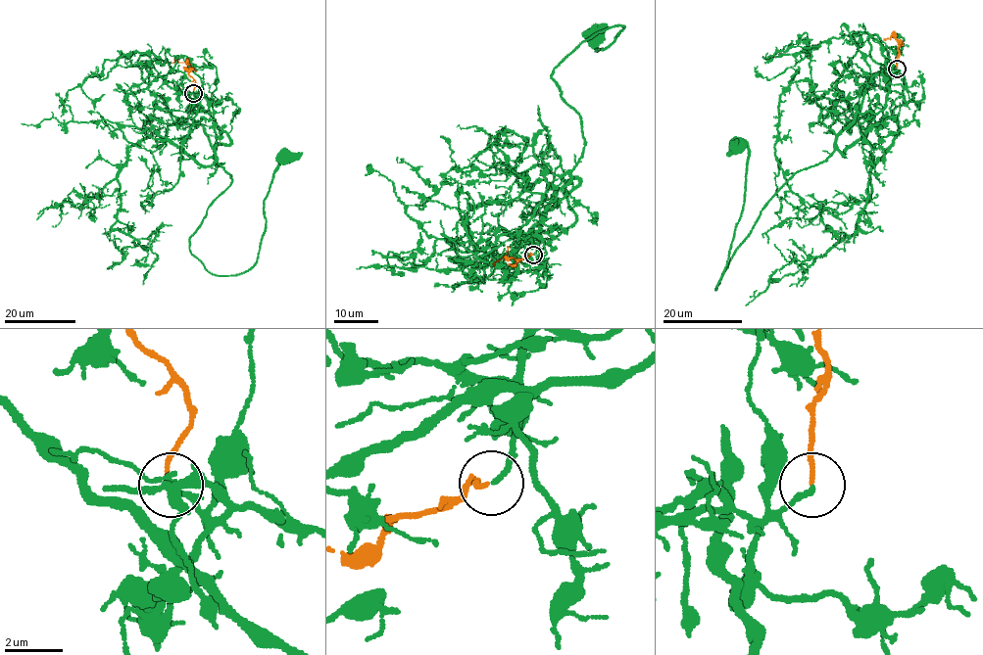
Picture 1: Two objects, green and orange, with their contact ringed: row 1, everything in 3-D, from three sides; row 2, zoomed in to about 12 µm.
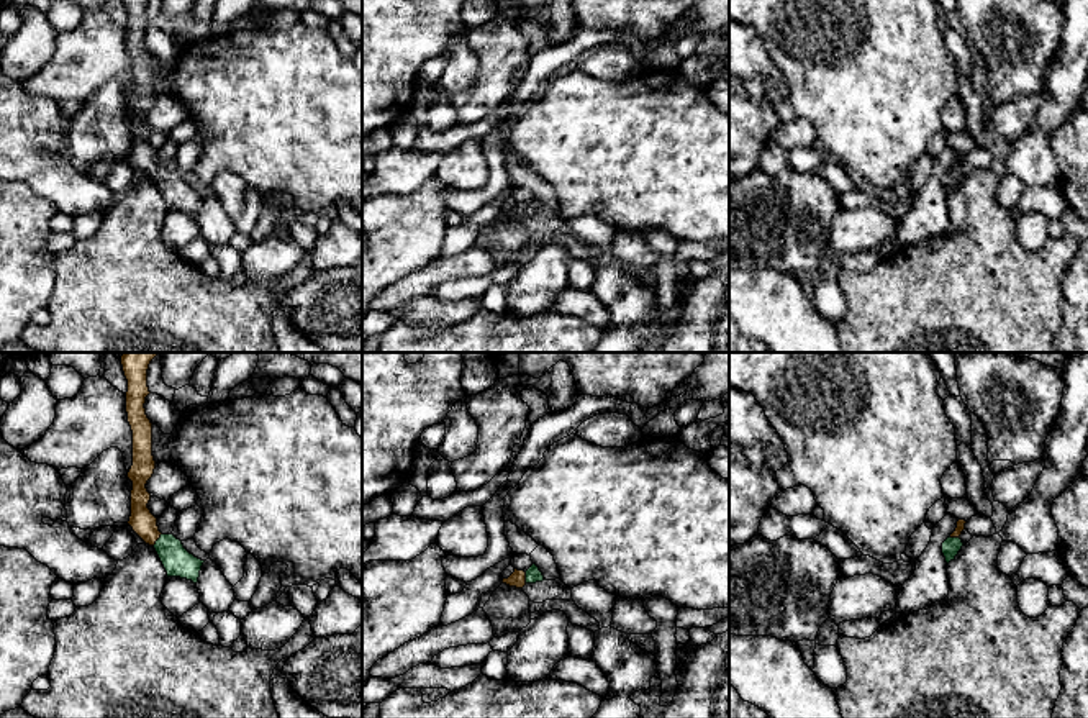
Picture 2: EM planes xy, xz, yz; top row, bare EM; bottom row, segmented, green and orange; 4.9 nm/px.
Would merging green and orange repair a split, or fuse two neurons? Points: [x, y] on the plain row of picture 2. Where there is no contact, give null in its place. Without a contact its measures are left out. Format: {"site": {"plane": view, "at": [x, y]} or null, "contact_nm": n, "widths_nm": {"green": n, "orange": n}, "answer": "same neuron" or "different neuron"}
{"site": {"plane": "xy", "at": [158, 172]}, "contact_nm": 80, "widths_nm": {"green": 150, "orange": 120}, "answer": "same neuron"}

